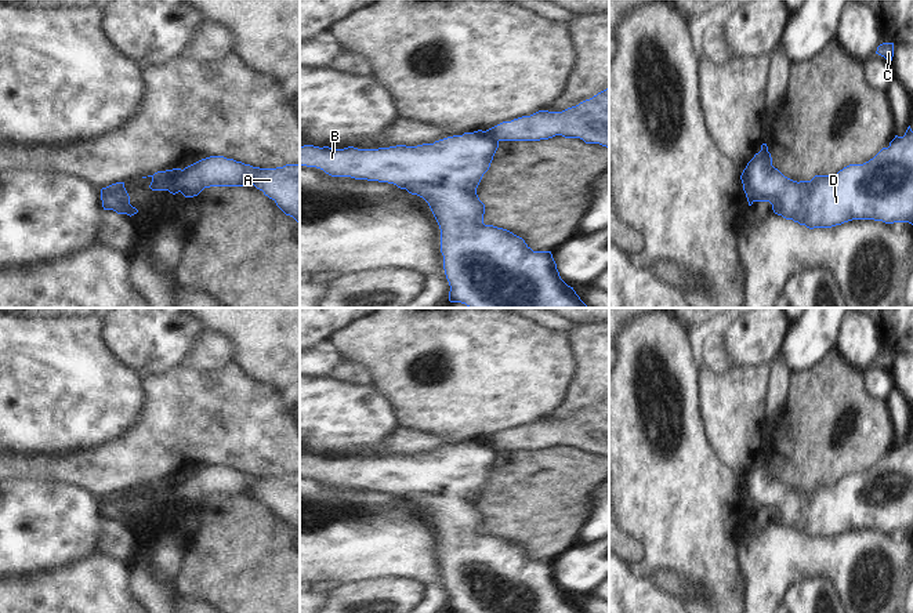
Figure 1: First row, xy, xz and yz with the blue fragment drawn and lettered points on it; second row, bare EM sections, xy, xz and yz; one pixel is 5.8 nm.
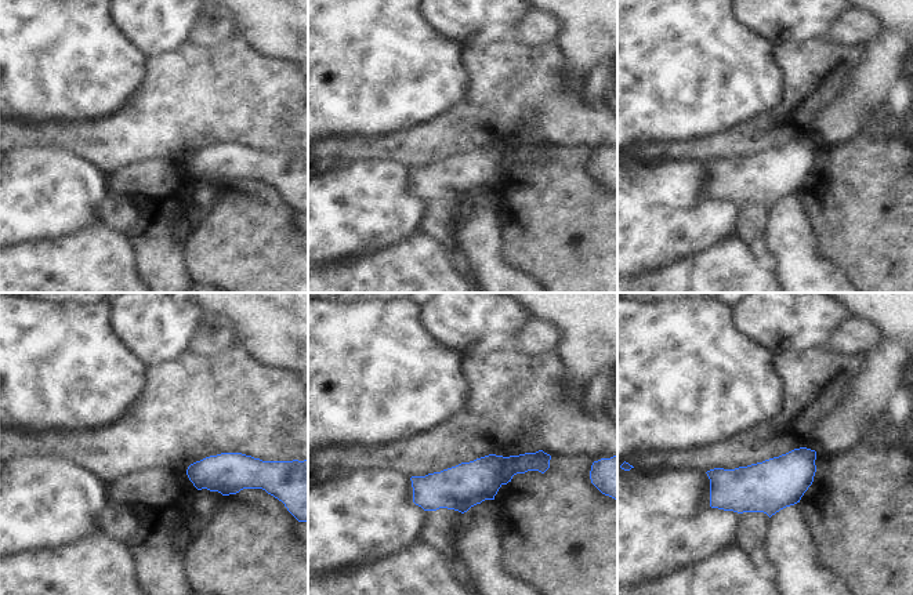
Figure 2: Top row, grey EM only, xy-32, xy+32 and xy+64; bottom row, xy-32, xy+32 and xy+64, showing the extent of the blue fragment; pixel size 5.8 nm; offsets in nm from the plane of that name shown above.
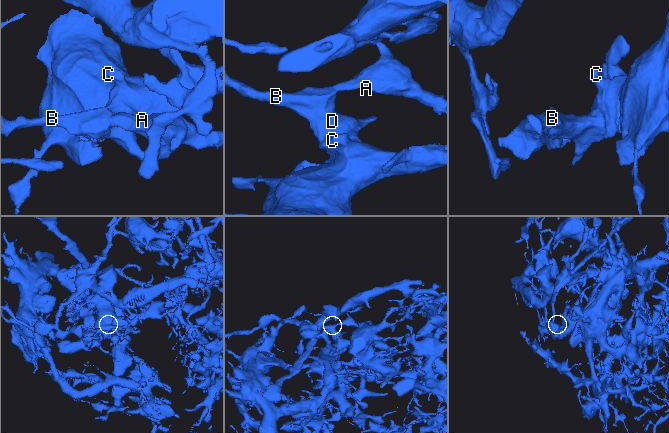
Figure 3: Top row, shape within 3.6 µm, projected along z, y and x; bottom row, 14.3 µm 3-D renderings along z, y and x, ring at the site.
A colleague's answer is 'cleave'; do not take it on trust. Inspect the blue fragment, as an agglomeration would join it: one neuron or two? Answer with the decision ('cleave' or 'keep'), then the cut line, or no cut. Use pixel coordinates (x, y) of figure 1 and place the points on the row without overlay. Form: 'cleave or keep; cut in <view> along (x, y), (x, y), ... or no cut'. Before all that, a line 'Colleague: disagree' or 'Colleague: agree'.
Colleague: agree
cleave; cut in xy along (183, 479), (176, 485), (178, 500)

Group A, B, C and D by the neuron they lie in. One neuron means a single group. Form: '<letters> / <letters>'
A / B C D

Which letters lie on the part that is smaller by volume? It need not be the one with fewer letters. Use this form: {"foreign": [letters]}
{"foreign": ["A"]}

